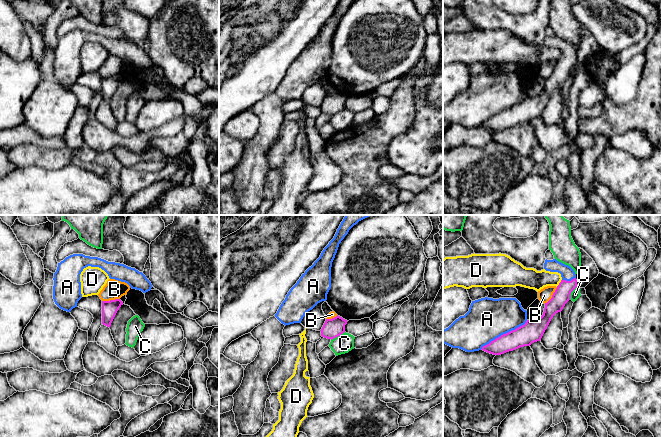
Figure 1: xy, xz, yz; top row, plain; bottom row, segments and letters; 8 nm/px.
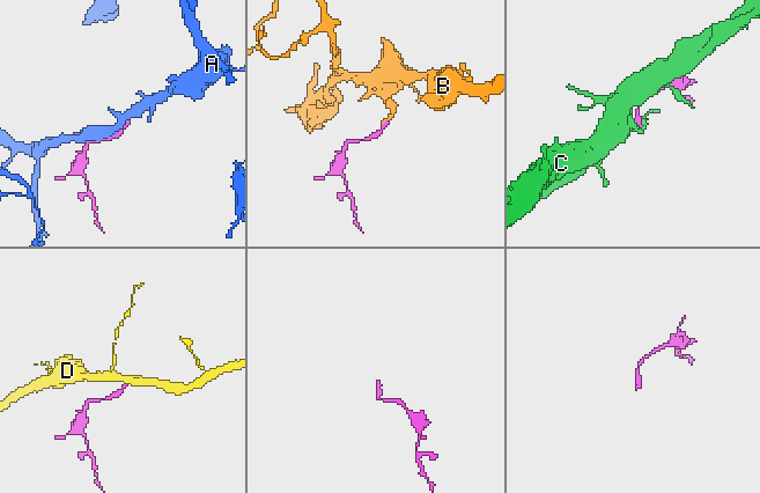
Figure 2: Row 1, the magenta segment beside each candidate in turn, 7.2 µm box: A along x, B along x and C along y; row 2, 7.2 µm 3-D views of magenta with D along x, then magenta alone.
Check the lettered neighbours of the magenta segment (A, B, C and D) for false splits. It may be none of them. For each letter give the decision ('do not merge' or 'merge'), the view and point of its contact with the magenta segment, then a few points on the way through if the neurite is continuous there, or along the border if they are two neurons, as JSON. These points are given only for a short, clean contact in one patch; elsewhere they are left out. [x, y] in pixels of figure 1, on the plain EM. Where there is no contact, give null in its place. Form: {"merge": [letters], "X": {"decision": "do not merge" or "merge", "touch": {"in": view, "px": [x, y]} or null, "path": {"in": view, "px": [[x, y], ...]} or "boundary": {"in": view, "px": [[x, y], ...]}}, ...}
{"merge": ["A"], "A": {"decision": "merge", "touch": {"in": "yz", "px": [503, 110]}}, "B": {"decision": "do not merge", "touch": {"in": "xy", "px": [110, 76]}, "boundary": {"in": "xy", "px": [[119, 74], [102, 77]]}}, "C": {"decision": "do not merge", "touch": {"in": "yz", "px": [571, 67]}, "boundary": {"in": "yz", "px": [[577, 61], [571, 68], [569, 75]]}}, "D": {"decision": "do not merge", "touch": {"in": "yz", "px": [559, 59]}, "boundary": {"in": "yz", "px": [[561, 55], [556, 62]]}}}

